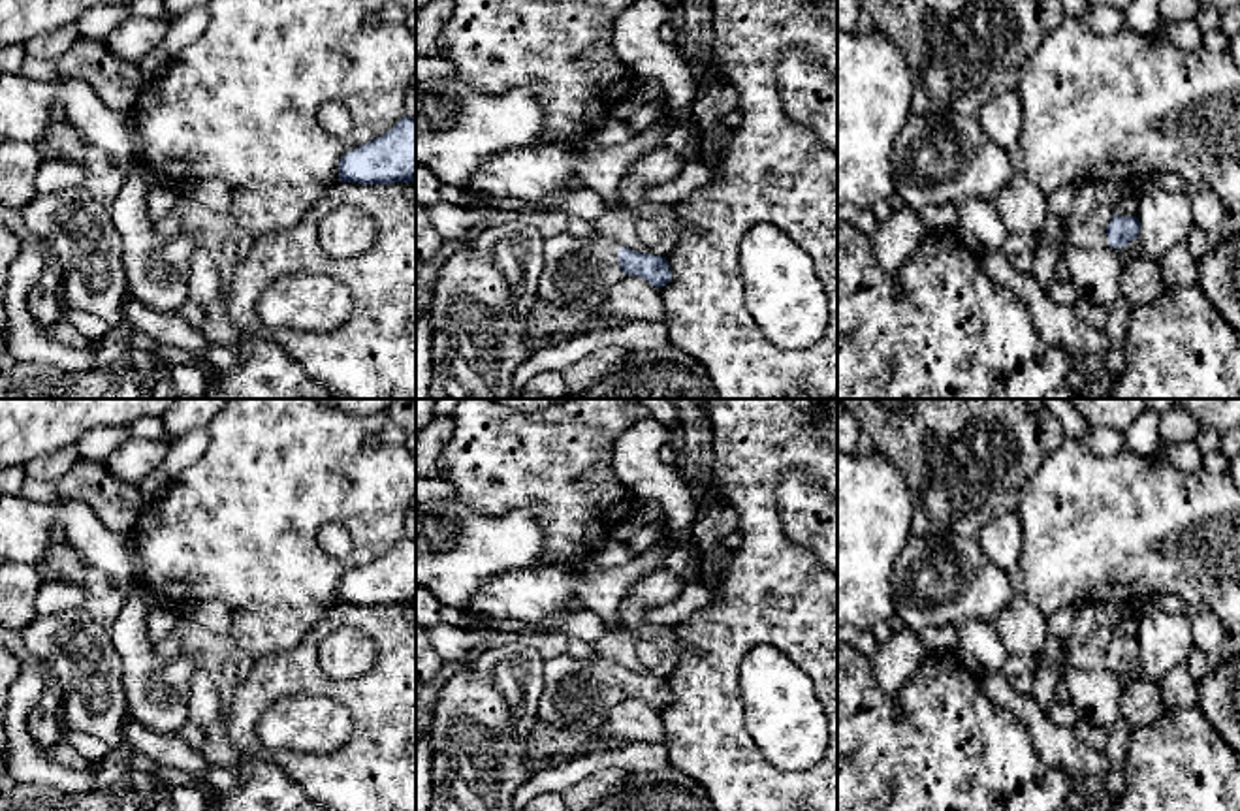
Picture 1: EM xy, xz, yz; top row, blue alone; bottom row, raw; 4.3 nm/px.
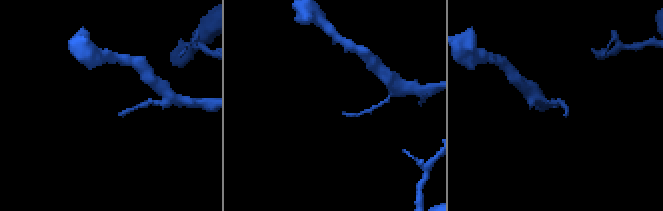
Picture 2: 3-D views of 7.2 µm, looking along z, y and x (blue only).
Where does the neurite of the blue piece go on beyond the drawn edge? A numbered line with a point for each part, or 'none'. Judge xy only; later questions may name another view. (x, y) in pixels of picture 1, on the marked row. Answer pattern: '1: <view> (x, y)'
none

